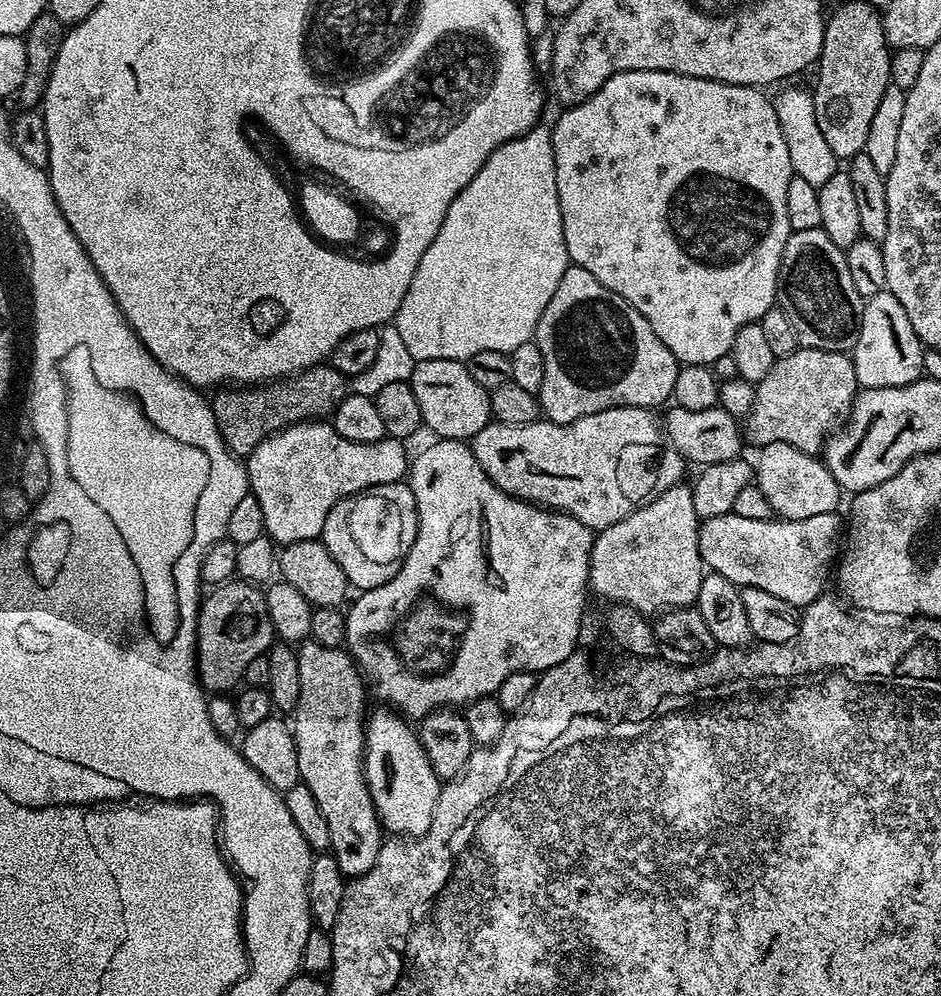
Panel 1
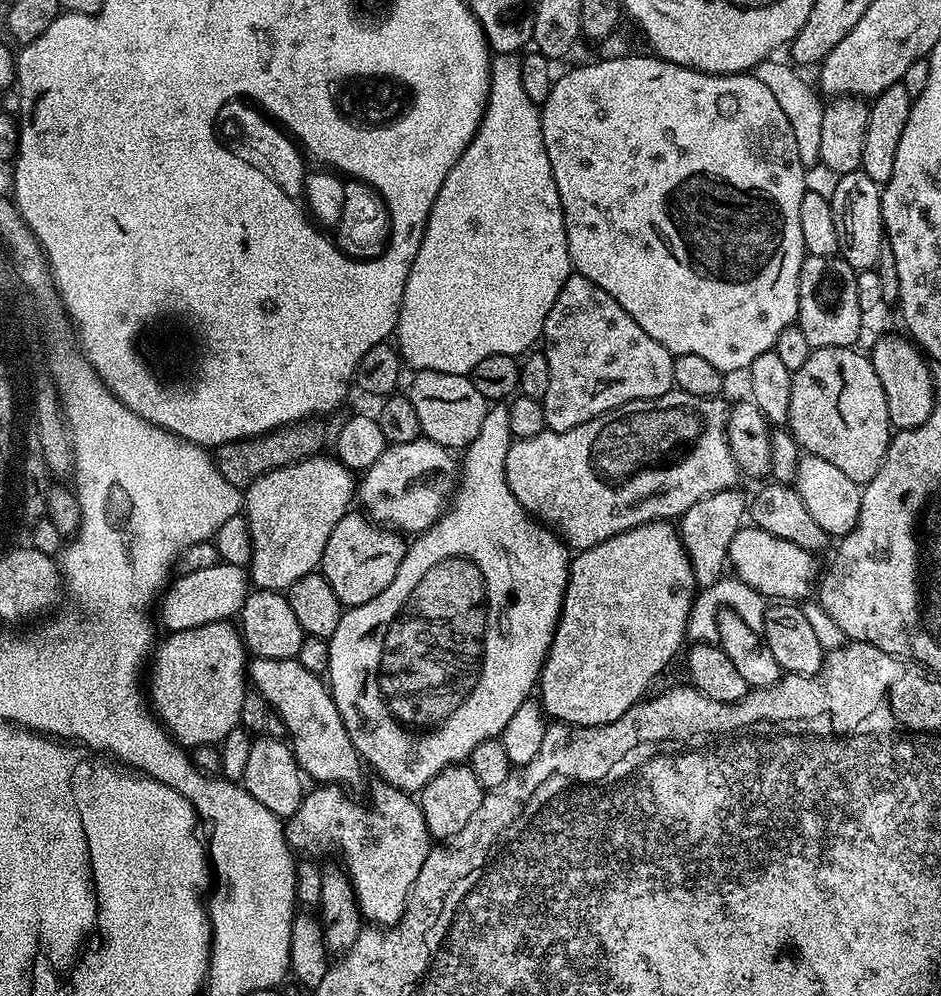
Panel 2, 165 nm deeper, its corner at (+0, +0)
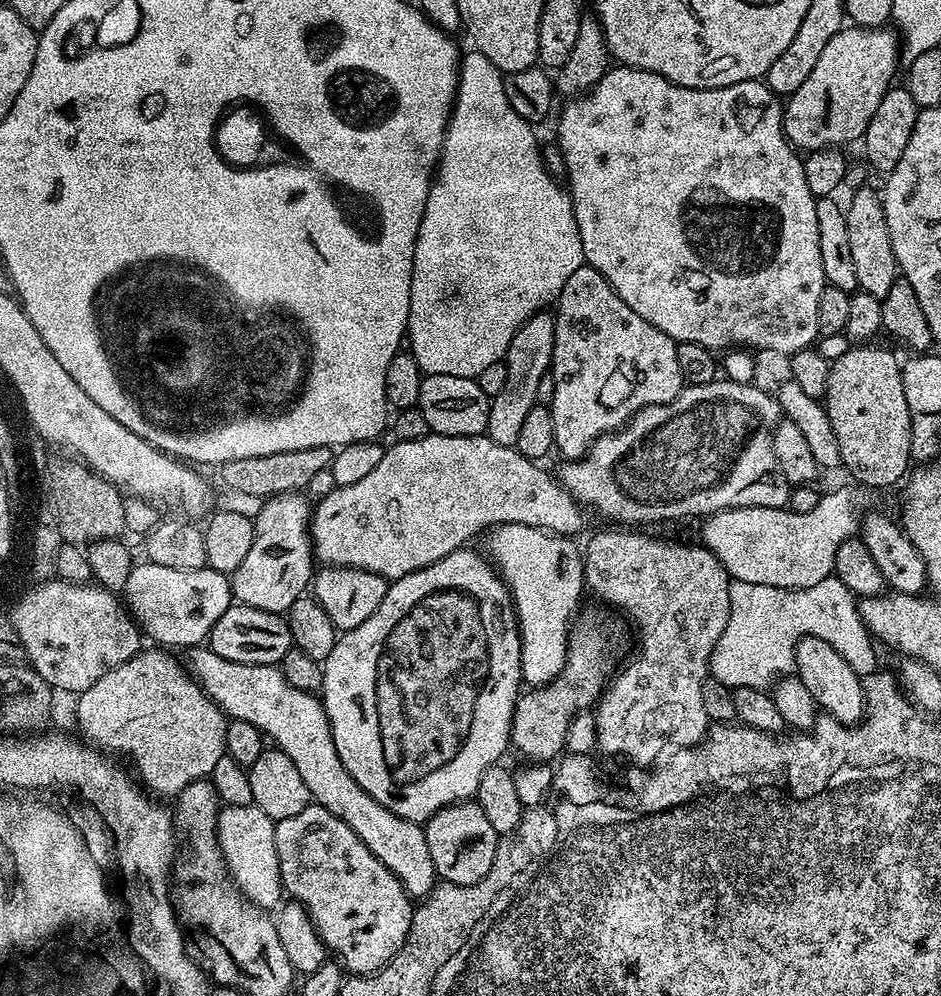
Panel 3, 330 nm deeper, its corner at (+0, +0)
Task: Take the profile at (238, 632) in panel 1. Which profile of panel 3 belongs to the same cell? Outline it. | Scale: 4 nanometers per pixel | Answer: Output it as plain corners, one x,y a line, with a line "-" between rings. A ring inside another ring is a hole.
160,646
148,647
102,674
92,686
75,697
76,724
80,727
79,735
91,747
108,754
121,752
128,756
140,775
139,783
149,793
175,798
179,792
186,790
186,786
190,786
190,782
211,777
218,758
226,754
224,743
228,720
219,706
192,679
187,667
172,657
175,655
171,651

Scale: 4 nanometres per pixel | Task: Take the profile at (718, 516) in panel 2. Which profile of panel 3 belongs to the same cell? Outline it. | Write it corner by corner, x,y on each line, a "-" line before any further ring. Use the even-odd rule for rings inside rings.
616,530
620,532
596,532
588,540
588,548
583,549
584,558
584,583
589,593
593,592
600,601
605,605
613,604
616,608
621,608
626,615
632,616
634,623
640,627
640,649
633,654
628,660
628,665
621,670
620,673
613,675
609,679
604,692
600,695
600,699
594,705
594,724
600,728
603,733
602,748
623,749
632,752
632,757
638,758
644,756
652,756
660,744
666,742
692,742
699,745
703,741
706,733
710,728
710,721
703,709
702,704
702,684
703,680
708,678
709,666
708,660
711,658
711,652
715,648
715,644
722,636
722,632
726,629
727,619
730,618
730,577
728,571
722,566
722,562
718,562
718,558
714,558
714,554
703,543
696,544
679,544
676,540
659,540
656,536
643,536
640,530

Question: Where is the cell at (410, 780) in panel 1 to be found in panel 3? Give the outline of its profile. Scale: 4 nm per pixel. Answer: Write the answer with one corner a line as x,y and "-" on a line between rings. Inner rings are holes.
282,818
275,821
274,846
278,850
280,883
283,891
308,911
314,922
324,947
349,973
367,976
379,972
392,961
394,954
402,950
408,937
414,911
413,901
408,891
400,885
400,880
350,830
350,826
340,824
336,828
292,828
294,821

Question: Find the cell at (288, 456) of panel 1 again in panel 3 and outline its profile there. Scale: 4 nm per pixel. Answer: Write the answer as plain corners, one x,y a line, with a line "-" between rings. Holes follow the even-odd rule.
300,494
267,497
261,503
264,505
261,506
260,513
255,513
256,537
250,546
250,554
242,558
242,566
238,566
238,570
230,576
232,595
239,603
254,606
258,610
284,614
299,596
309,591
314,575
314,560
310,555
310,512
309,509
304,509
302,497

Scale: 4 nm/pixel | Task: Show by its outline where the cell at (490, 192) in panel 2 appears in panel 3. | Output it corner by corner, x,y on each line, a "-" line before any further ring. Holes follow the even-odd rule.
468,50
463,53
460,62
460,79
456,89
456,99
448,125
444,133
444,147
440,150
438,167
435,169
432,185
428,188
426,206
422,214
422,222
418,226
414,258
412,259
412,281
409,290
408,330
406,344
412,347
411,359
415,360
416,367
421,373
433,376
434,374
450,374
458,378
475,378
494,362
504,360
508,355
514,334
533,316
534,313
551,305
559,296
562,286
566,286
566,278
574,274
574,270
585,267
586,261
582,250
582,238
578,234
578,222
574,218
572,197
563,187
556,185
557,180
553,173
544,165
542,144
536,141
536,132
529,121
524,120
510,106
504,89
505,73
490,62
480,52

